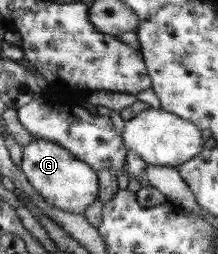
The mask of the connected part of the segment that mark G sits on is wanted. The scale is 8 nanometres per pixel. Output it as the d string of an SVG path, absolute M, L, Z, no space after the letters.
M37 139L22 149L20 168L46 202L75 214L82 214L90 204L96 202L100 186L97 183L96 173L85 165L85 162L77 160L77 156L72 152L45 139Z

